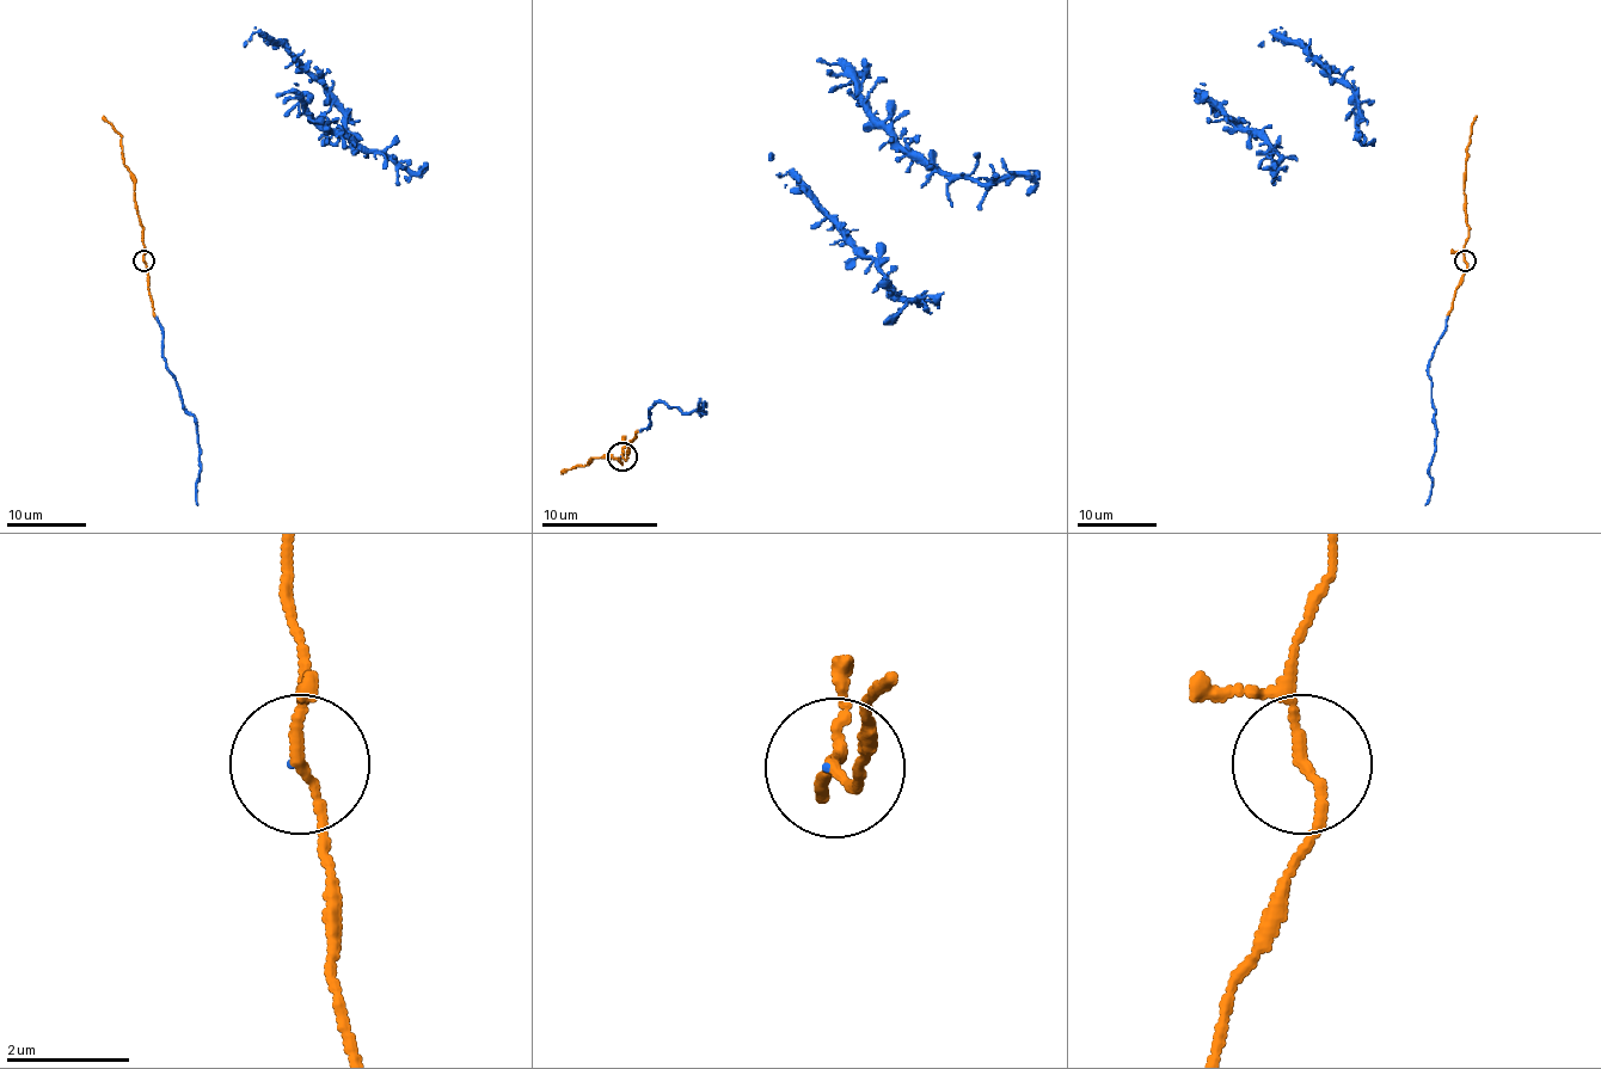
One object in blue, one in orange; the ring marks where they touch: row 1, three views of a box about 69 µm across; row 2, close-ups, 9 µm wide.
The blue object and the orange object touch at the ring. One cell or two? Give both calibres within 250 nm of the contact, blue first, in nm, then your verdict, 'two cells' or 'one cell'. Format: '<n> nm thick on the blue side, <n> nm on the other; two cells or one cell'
30 nm thick on the blue side, 160 nm on the other; one cell

